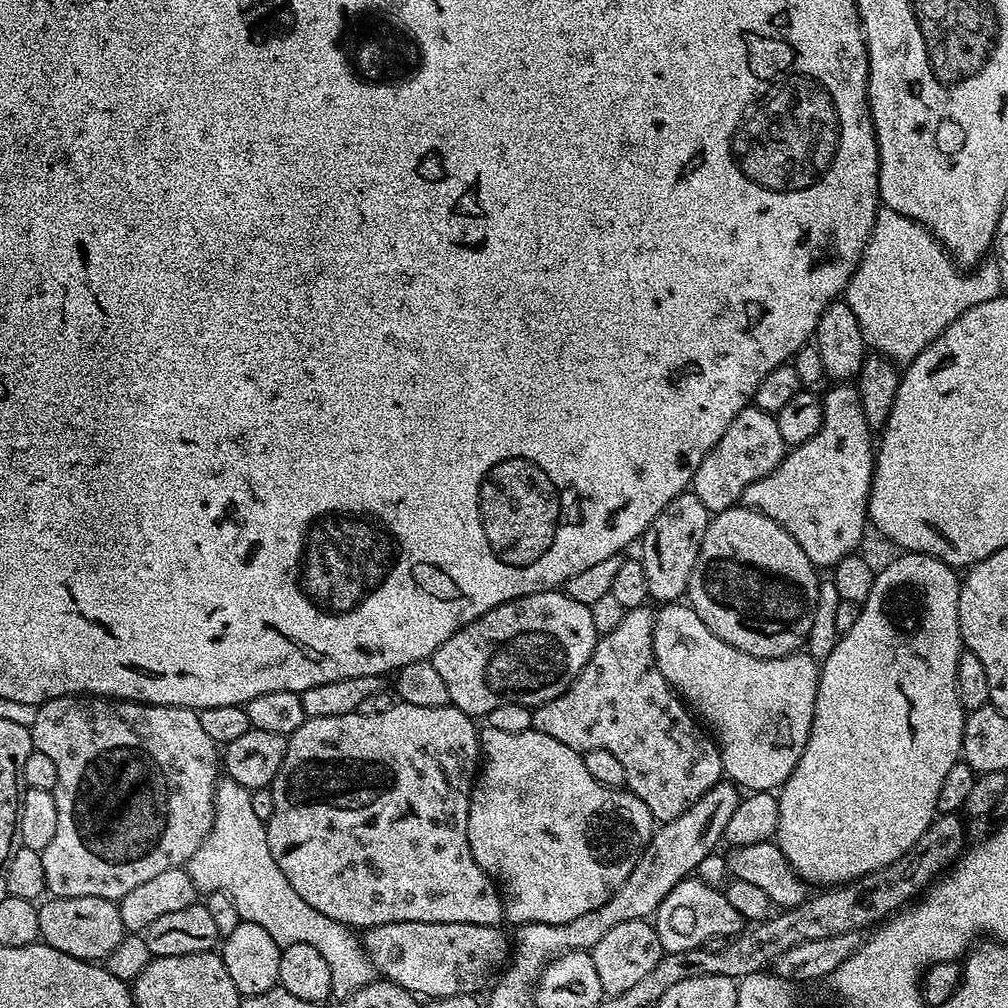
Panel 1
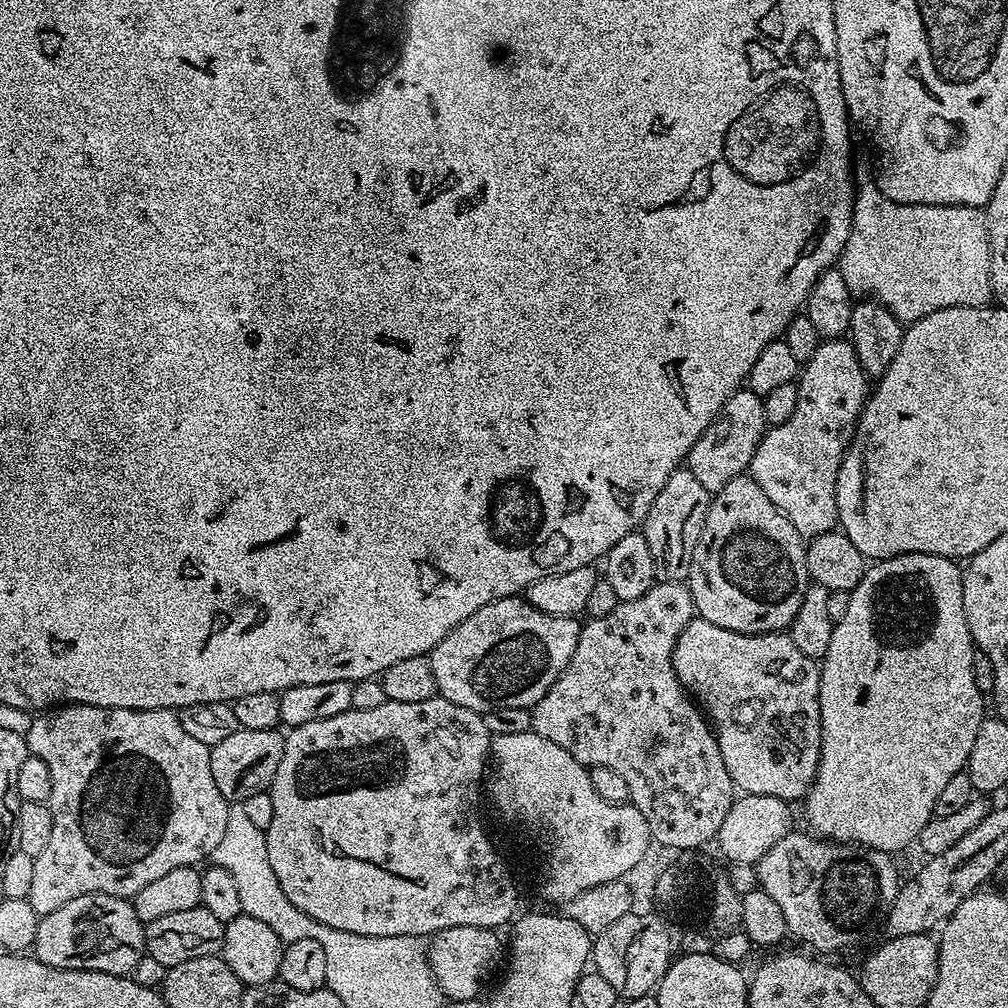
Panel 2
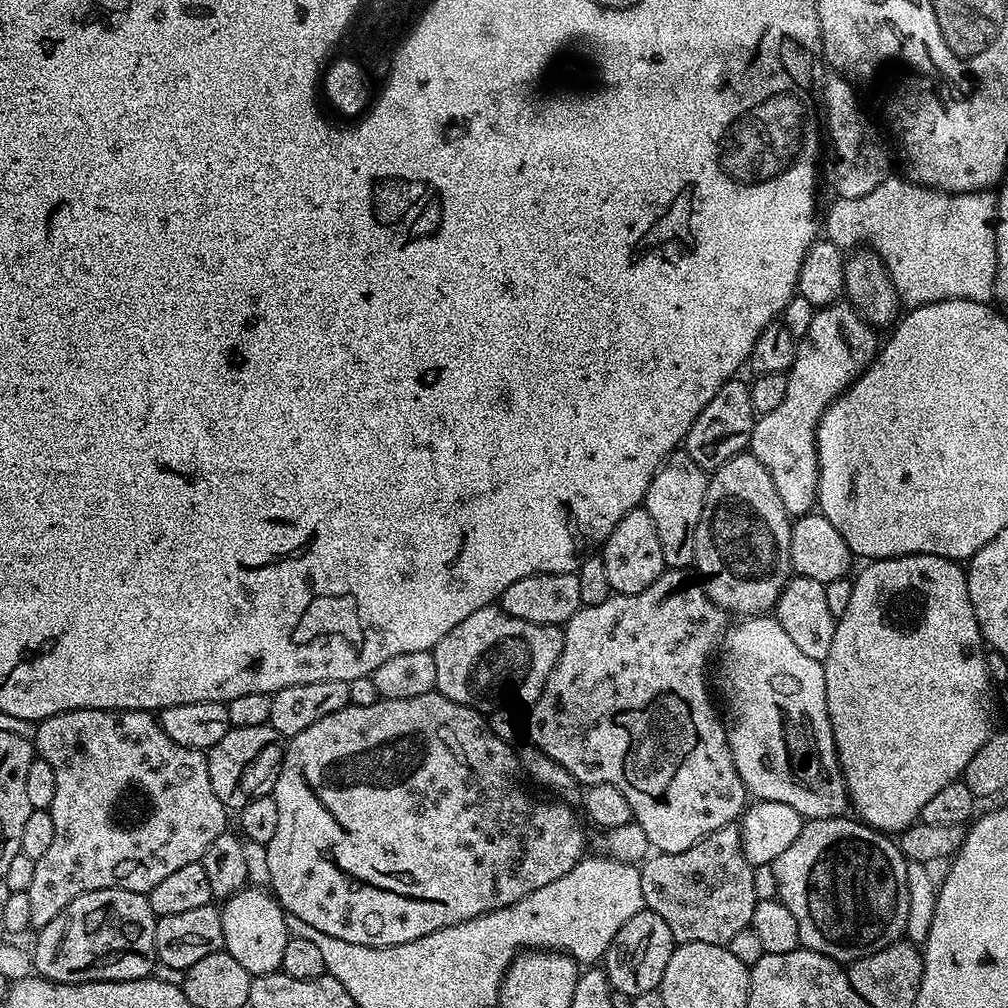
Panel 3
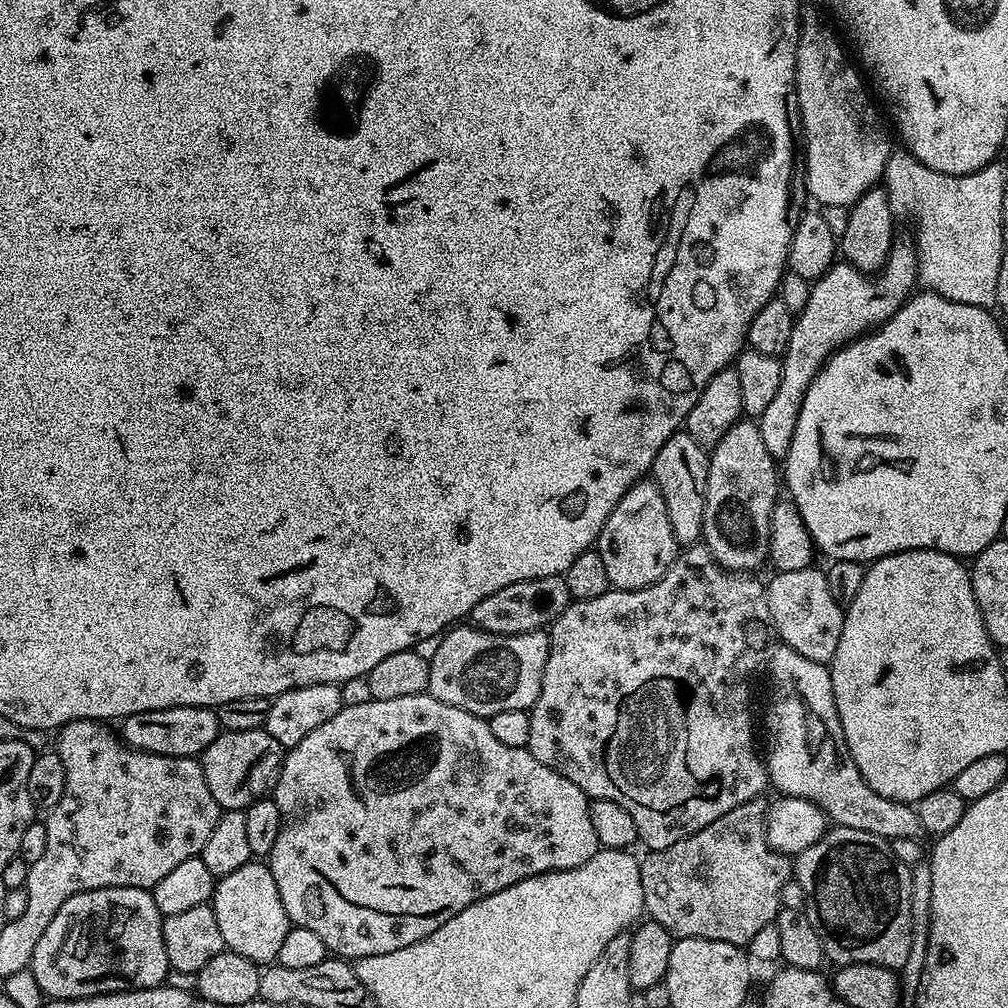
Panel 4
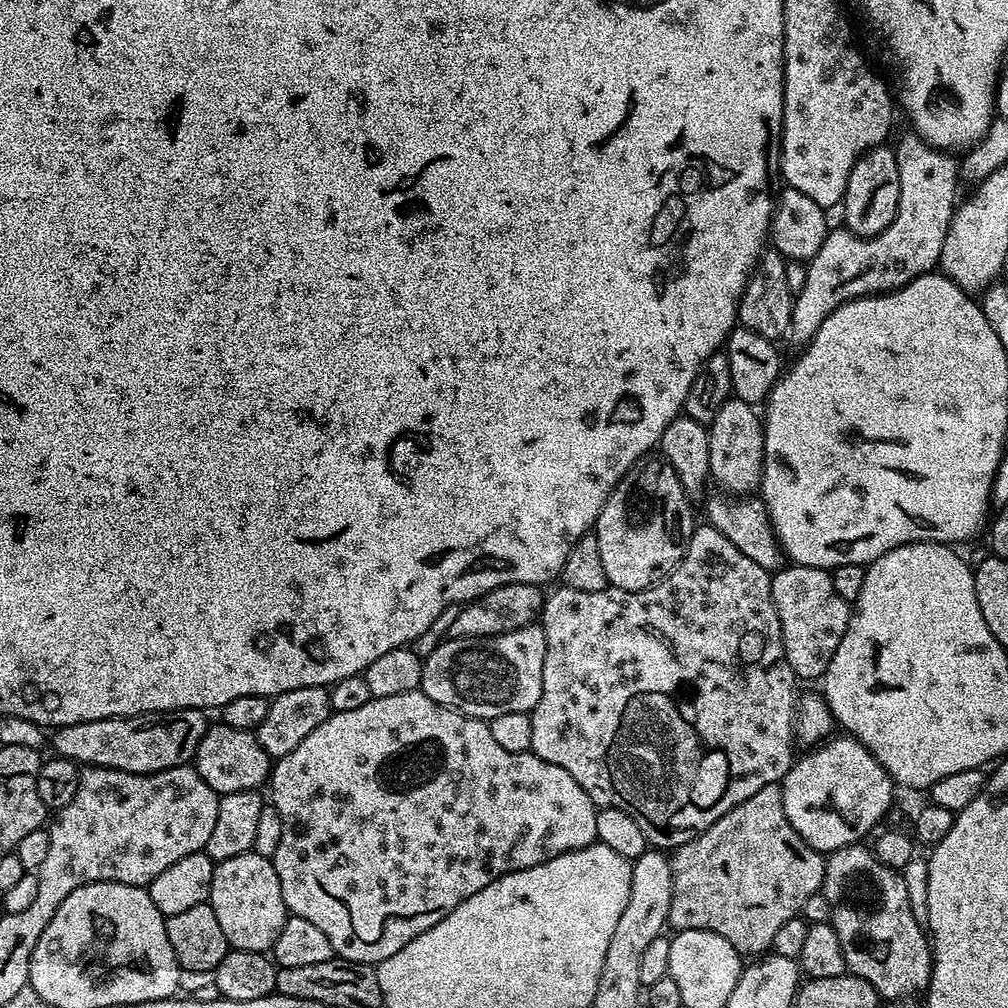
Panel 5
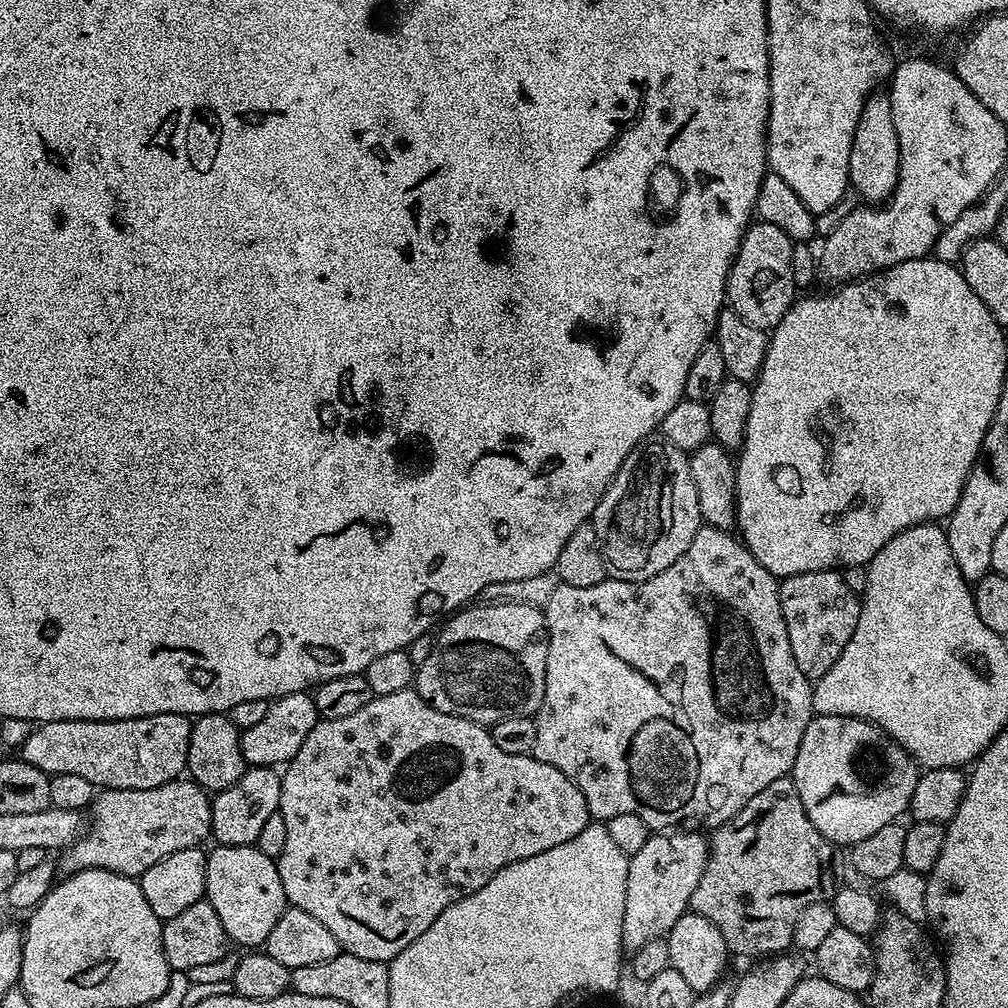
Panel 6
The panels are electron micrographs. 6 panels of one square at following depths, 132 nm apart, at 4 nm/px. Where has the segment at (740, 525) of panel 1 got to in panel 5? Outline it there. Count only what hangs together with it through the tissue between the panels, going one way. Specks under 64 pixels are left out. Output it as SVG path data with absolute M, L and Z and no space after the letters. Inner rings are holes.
M730 398L718 410L714 422L707 425L710 442L710 476L719 491L734 496L747 496L755 493L760 486L760 475L764 469L764 422L761 413L753 405Z

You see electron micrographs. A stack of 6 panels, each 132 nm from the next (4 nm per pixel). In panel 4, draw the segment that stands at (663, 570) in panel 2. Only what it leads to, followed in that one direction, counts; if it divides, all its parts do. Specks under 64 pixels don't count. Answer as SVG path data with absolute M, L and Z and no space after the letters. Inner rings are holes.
M677 430L664 441L662 450L656 451L650 466L651 479L655 480L662 498L666 498L666 514L670 514L670 527L674 529L677 545L691 546L701 543L704 535L704 507L706 506L706 478L709 453L694 442L686 430Z

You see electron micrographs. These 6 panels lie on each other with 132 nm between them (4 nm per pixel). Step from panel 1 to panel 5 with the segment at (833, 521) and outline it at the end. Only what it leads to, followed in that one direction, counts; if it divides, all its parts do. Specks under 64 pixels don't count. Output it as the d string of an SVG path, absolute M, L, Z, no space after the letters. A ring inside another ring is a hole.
M907 134L900 140L900 145L895 145L896 161L898 162L898 174L900 175L900 197L898 198L898 210L894 222L890 222L890 226L886 226L886 230L882 230L877 236L859 236L854 234L845 227L840 227L829 231L826 242L822 242L822 247L818 250L818 254L814 254L814 258L807 261L806 264L806 283L802 286L802 290L795 293L792 301L792 317L790 318L790 326L788 332L790 337L797 346L803 346L814 338L814 334L818 330L818 326L822 326L822 322L826 322L828 315L834 310L838 310L838 306L842 306L851 300L857 300L863 296L878 296L886 292L893 292L896 288L901 288L910 283L914 278L926 275L927 272L933 271L939 265L940 255L942 254L942 246L946 242L946 234L948 227L952 221L952 213L958 207L958 199L956 200L956 184L958 185L958 164L949 153L938 149L931 148L922 137L915 134Z

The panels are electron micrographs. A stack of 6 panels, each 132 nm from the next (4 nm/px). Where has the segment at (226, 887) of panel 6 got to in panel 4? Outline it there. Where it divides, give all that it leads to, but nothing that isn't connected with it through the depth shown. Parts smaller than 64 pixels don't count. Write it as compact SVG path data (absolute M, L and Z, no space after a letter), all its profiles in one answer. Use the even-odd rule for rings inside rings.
M250 862L246 866L238 866L231 874L219 877L210 901L214 910L214 918L218 918L218 930L222 930L224 947L234 954L242 954L242 958L250 958L250 962L261 966L271 965L278 958L278 950L282 950L282 941L290 927L286 914L286 906L282 906L282 894L278 894L278 882L274 882L271 867L264 862Z

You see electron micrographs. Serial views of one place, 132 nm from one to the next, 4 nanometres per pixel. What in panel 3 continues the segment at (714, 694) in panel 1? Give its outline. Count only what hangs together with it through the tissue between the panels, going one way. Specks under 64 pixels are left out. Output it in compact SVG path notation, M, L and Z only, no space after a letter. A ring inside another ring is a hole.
M753 614L747 618L739 621L741 624L733 623L731 627L725 631L724 639L721 640L718 649L718 660L720 656L720 688L724 691L724 708L722 704L722 712L726 717L726 731L728 734L728 745L730 746L730 754L734 758L734 766L738 770L738 774L742 778L745 788L756 800L769 800L770 802L786 802L786 806L791 806L794 810L798 810L798 814L803 816L805 821L821 820L822 818L834 818L835 816L845 815L850 808L850 797L848 795L848 787L844 781L844 767L840 765L840 759L838 758L838 750L836 749L836 743L834 742L834 730L832 729L832 723L830 722L830 714L828 713L828 703L826 702L826 678L824 677L824 665L821 661L809 658L804 651L796 645L786 634L786 630L782 630L782 626L777 622L775 615L772 614Z

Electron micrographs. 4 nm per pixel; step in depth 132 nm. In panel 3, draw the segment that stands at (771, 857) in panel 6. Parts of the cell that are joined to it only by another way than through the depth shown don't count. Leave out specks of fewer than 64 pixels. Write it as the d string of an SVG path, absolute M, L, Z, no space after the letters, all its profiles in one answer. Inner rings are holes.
M739 823L727 824L706 834L706 838L694 842L694 846L678 854L656 852L649 855L639 865L644 907L666 921L666 926L670 926L670 934L674 934L677 944L710 942L728 946L734 936L743 928L749 927L752 922L757 902L754 894L753 867L742 850Z

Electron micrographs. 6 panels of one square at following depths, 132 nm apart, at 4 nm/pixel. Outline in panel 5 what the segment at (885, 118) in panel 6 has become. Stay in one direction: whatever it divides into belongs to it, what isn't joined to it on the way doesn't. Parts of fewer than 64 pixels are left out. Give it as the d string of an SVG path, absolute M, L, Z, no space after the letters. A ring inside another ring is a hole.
M891 147L871 148L858 158L850 178L846 182L843 203L845 220L843 227L859 236L877 236L890 222L894 222L900 197L900 175L896 153Z

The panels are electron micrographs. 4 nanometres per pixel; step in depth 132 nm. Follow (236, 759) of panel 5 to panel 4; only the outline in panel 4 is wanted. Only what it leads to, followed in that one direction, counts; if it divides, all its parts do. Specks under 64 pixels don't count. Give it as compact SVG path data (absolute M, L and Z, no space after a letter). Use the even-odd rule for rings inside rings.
M255 728L237 732L221 731L214 742L206 746L199 761L206 774L206 786L210 786L210 794L214 794L214 802L218 802L222 810L245 810L255 800L267 797L275 789L285 755L286 749L274 742L268 732Z

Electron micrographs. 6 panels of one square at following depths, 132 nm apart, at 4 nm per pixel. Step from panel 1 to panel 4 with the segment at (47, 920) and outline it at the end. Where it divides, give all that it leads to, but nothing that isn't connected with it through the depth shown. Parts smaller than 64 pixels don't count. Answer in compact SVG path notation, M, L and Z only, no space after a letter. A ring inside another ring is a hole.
M99 888L82 894L74 894L74 898L62 902L62 910L58 910L58 914L54 914L54 919L50 922L50 926L46 926L46 931L42 933L42 938L38 938L38 946L34 946L30 970L34 974L34 978L38 978L38 986L42 986L45 997L54 1000L81 1000L87 996L105 996L111 992L133 992L136 988L161 987L167 981L170 971L168 959L166 958L166 942L162 938L163 925L164 917L161 916L149 889Z

